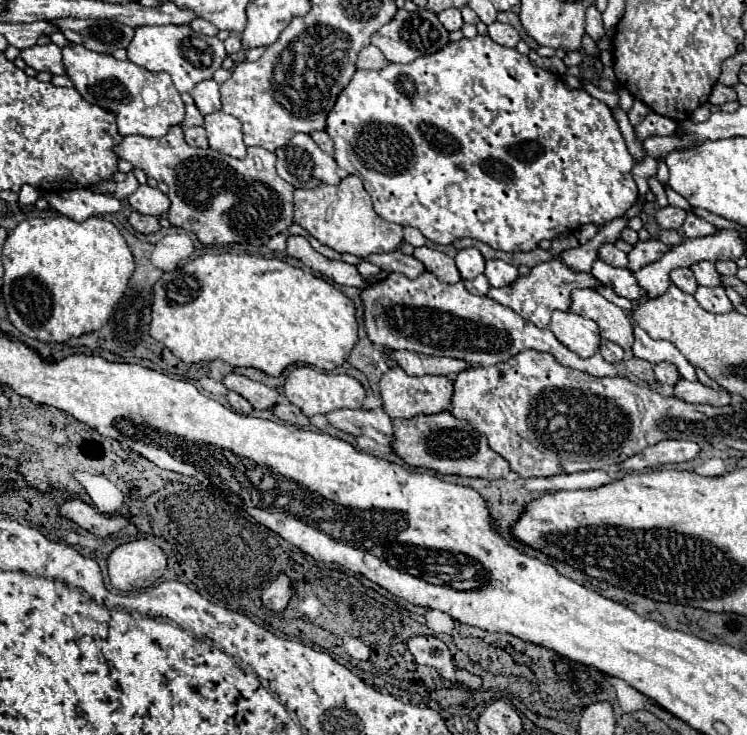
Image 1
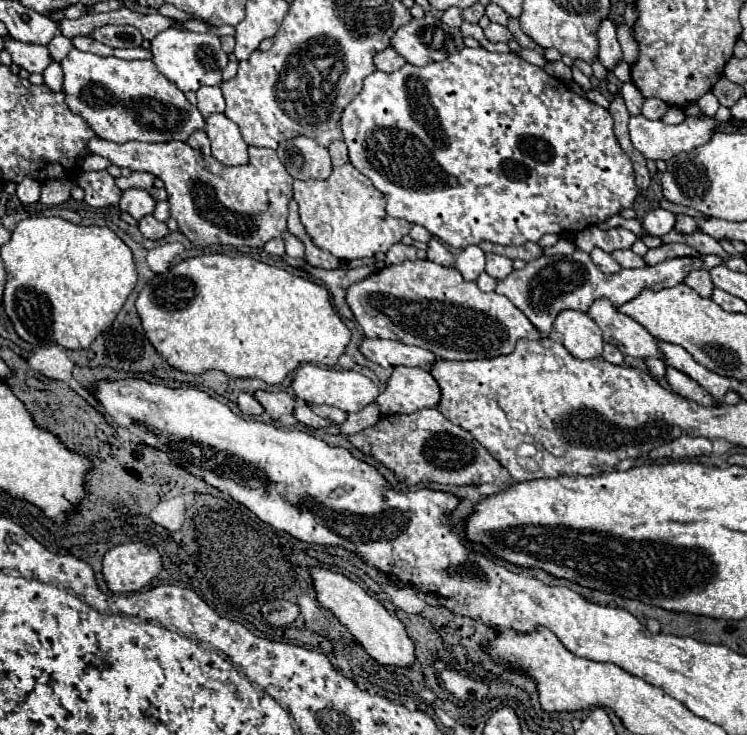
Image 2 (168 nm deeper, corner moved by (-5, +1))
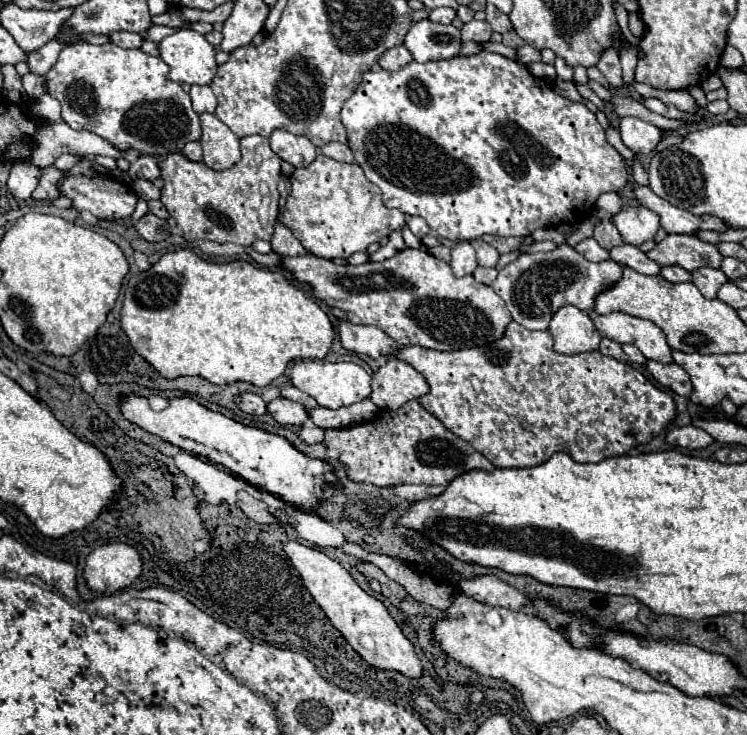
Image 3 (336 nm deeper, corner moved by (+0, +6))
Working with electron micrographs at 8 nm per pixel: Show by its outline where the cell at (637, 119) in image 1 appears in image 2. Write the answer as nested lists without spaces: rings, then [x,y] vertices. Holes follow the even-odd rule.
[[[646,99],[642,105],[642,115],[646,119],[662,119],[668,111],[668,105],[662,99]]]

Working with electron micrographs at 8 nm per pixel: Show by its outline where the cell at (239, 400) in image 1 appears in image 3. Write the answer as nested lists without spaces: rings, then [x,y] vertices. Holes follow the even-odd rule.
[[[239,394],[237,398],[235,398],[235,404],[243,410],[243,412],[247,412],[247,414],[251,414],[251,416],[261,416],[261,414],[267,414],[267,404],[265,404],[265,400],[261,398],[261,396],[257,396],[257,394]]]

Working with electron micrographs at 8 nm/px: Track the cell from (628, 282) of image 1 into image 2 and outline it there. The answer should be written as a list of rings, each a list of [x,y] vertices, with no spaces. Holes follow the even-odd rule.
[[[594,249],[594,251],[590,253],[590,257],[592,257],[592,261],[598,265],[598,269],[600,269],[602,273],[606,273],[606,275],[620,273],[620,269],[622,269],[622,267],[612,259],[612,255],[606,253],[606,251],[602,251],[602,249]]]

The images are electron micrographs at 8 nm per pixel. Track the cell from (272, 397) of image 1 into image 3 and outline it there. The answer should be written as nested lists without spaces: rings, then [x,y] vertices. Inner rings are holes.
[[[275,398],[267,404],[269,414],[283,426],[303,426],[309,420],[309,412],[303,404],[291,402],[287,398]]]

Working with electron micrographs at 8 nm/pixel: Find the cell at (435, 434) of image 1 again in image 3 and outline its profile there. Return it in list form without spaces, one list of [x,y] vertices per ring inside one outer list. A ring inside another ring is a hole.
[[[409,400],[399,410],[383,412],[377,420],[349,428],[325,430],[323,444],[339,450],[339,462],[353,482],[367,482],[375,486],[397,484],[441,484],[445,486],[455,476],[481,468],[495,466],[473,446],[453,432],[449,432],[437,418],[433,418],[417,400]]]

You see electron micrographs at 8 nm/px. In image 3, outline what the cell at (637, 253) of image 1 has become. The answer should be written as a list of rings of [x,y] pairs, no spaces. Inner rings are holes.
[[[667,234],[667,238],[647,252],[647,256],[659,266],[681,266],[689,272],[703,266],[719,268],[723,262],[723,256],[715,244],[707,244],[697,236],[683,234]]]

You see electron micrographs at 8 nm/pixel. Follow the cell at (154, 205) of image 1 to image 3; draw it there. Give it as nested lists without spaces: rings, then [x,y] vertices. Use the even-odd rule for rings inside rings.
[[[63,172],[57,184],[61,196],[71,200],[71,208],[77,212],[89,210],[95,218],[119,220],[129,218],[135,210],[137,196],[127,184],[103,176],[83,176]]]

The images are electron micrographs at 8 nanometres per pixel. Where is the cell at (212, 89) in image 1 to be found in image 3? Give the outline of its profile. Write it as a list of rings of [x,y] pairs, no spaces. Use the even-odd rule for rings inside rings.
[[[191,86],[189,90],[189,96],[193,100],[193,110],[197,114],[203,114],[203,112],[215,112],[217,108],[217,98],[213,94],[213,90],[209,86]]]

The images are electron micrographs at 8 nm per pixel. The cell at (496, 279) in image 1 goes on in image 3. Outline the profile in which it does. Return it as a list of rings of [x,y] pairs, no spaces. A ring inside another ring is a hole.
[[[473,240],[471,246],[473,246],[475,252],[477,252],[477,262],[479,262],[479,266],[497,266],[497,262],[499,262],[499,252],[497,252],[491,244],[487,244],[485,240]]]

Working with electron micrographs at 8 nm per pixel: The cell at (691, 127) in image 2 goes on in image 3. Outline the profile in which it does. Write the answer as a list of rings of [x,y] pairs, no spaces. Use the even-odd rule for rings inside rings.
[[[631,116],[621,118],[619,134],[623,144],[635,154],[649,154],[661,140],[661,130],[657,126]]]

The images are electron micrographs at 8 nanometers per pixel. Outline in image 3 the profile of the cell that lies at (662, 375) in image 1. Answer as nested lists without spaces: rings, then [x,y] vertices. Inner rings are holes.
[[[623,344],[621,348],[623,348],[625,358],[627,358],[629,362],[635,362],[635,364],[641,364],[641,366],[647,362],[647,358],[645,358],[645,356],[643,356],[643,354],[633,346],[633,344]]]

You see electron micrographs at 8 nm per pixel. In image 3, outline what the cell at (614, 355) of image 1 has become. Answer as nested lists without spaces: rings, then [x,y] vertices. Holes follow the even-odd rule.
[[[603,338],[601,344],[599,344],[599,352],[605,354],[605,356],[611,356],[615,360],[619,360],[623,356],[623,350],[621,350],[621,344],[617,344],[615,340],[609,340],[609,338]]]

